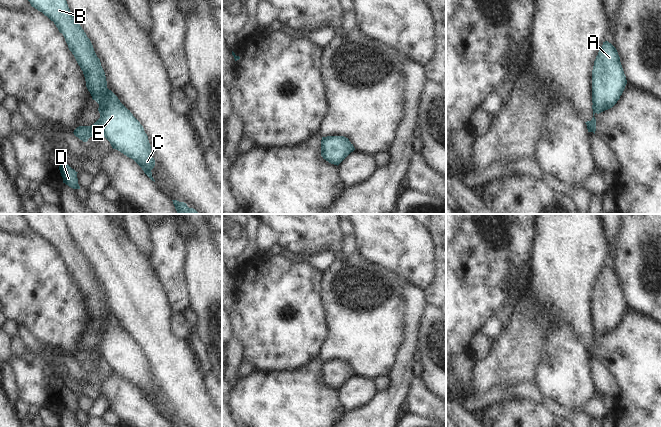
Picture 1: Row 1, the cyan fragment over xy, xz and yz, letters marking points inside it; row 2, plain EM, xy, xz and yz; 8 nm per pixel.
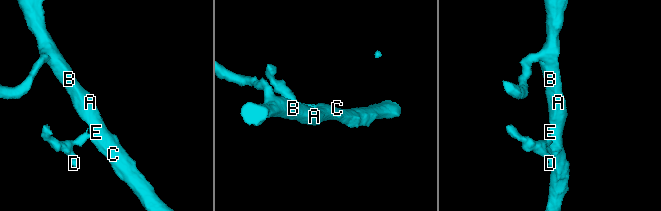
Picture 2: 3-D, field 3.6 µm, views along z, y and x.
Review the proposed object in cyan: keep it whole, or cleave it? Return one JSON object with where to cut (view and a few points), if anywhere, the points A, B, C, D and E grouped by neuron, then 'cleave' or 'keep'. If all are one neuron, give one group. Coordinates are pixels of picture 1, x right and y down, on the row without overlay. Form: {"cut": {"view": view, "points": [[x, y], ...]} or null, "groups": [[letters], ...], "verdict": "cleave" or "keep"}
{"cut": {"view": "xy", "points": [[100, 327], [101, 346], [99, 350]]}, "groups": [["A", "B", "C", "E"], ["D"]], "verdict": "cleave"}

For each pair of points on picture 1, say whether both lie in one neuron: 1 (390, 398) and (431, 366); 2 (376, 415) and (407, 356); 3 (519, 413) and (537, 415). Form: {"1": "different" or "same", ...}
{"1": "different", "2": "same", "3": "same"}

